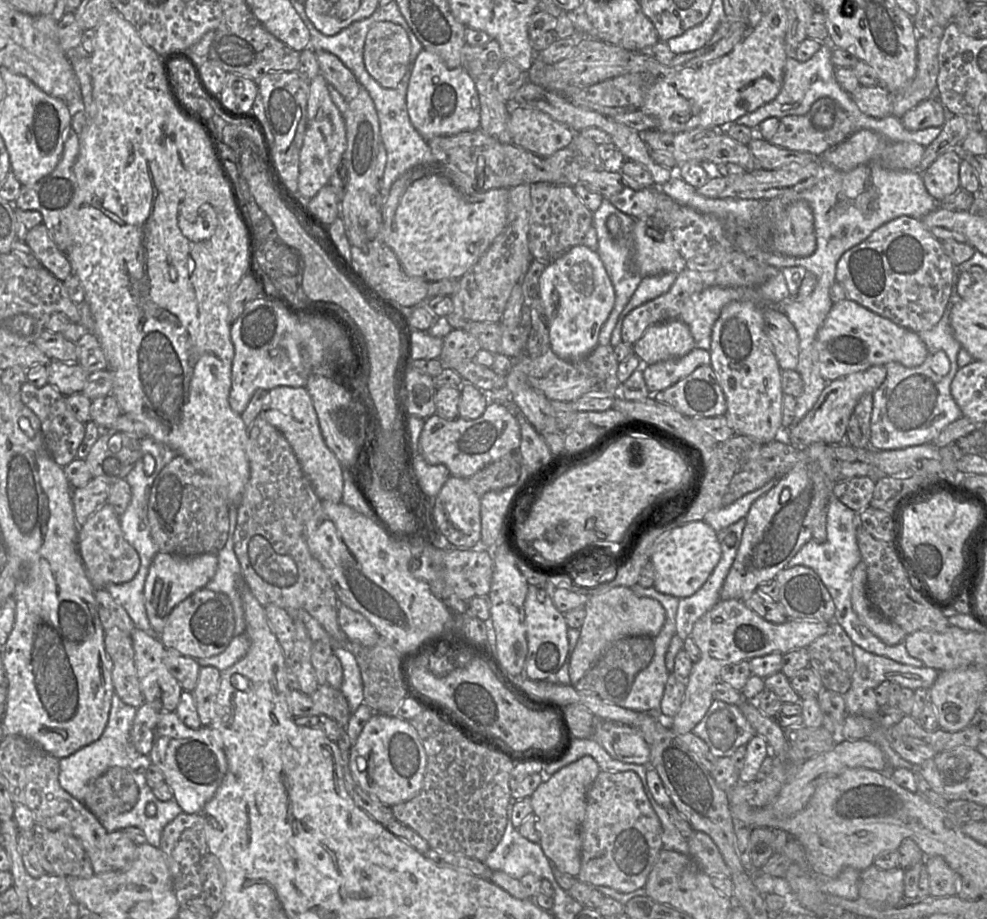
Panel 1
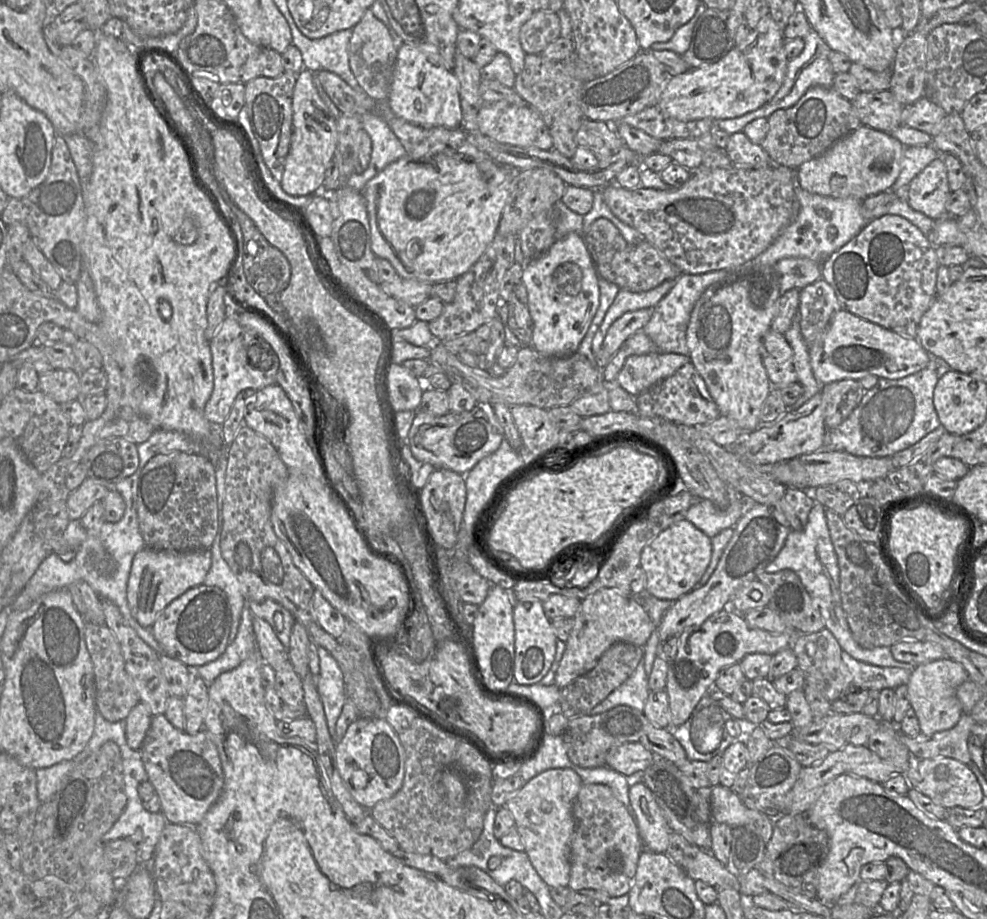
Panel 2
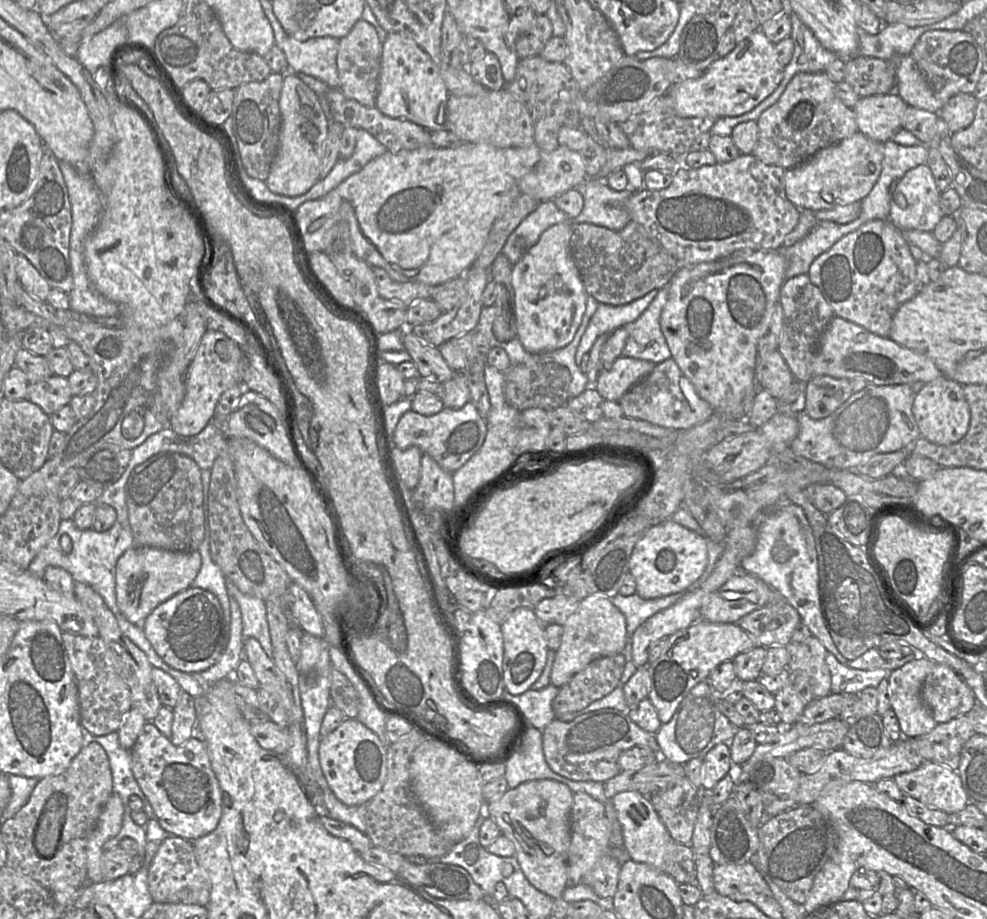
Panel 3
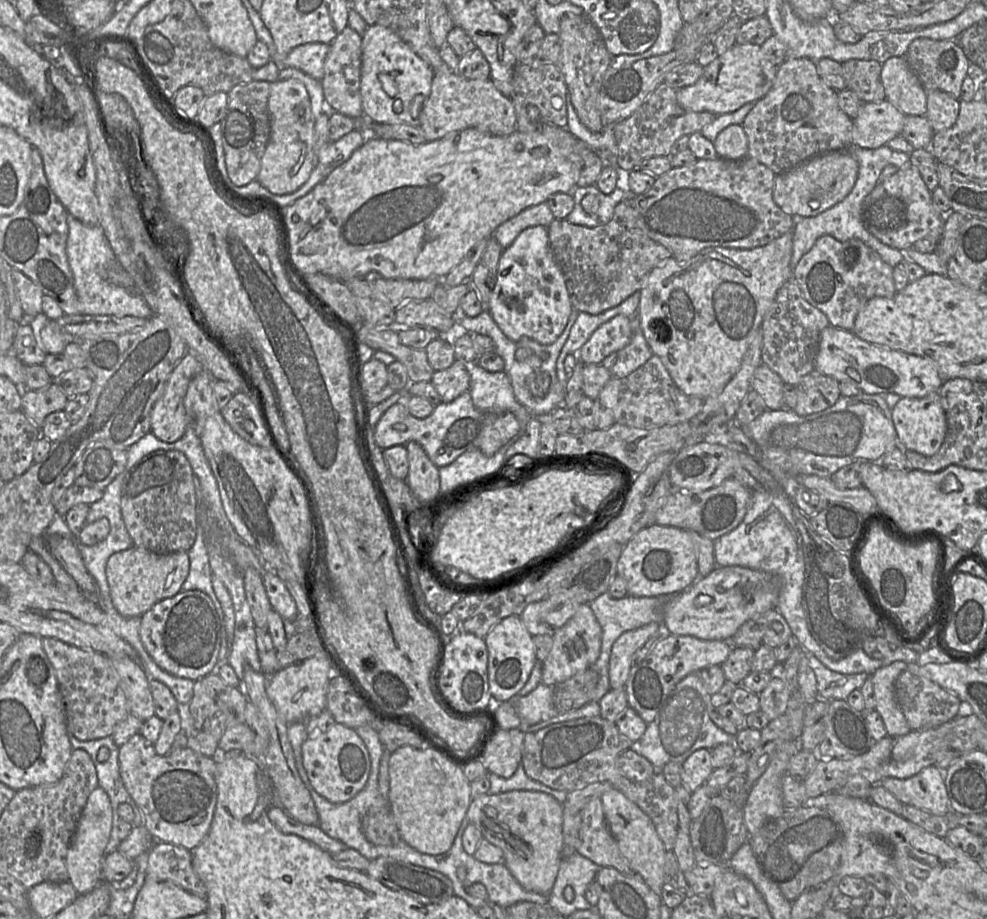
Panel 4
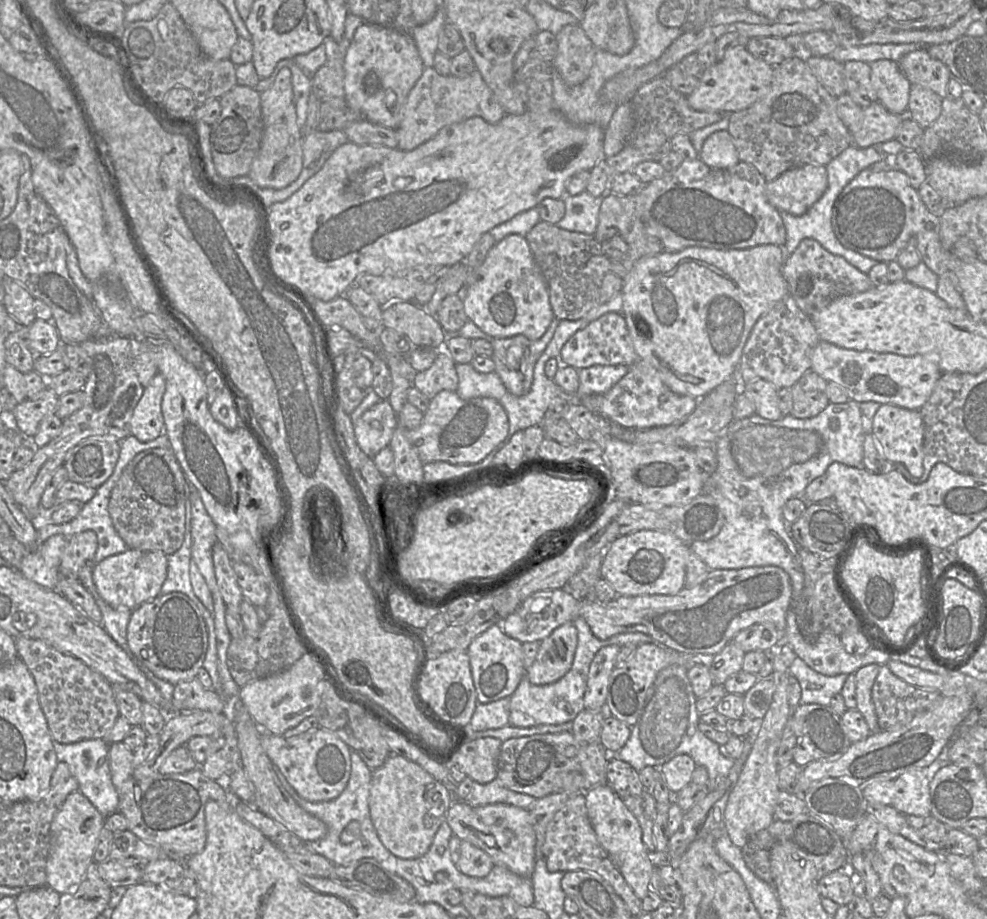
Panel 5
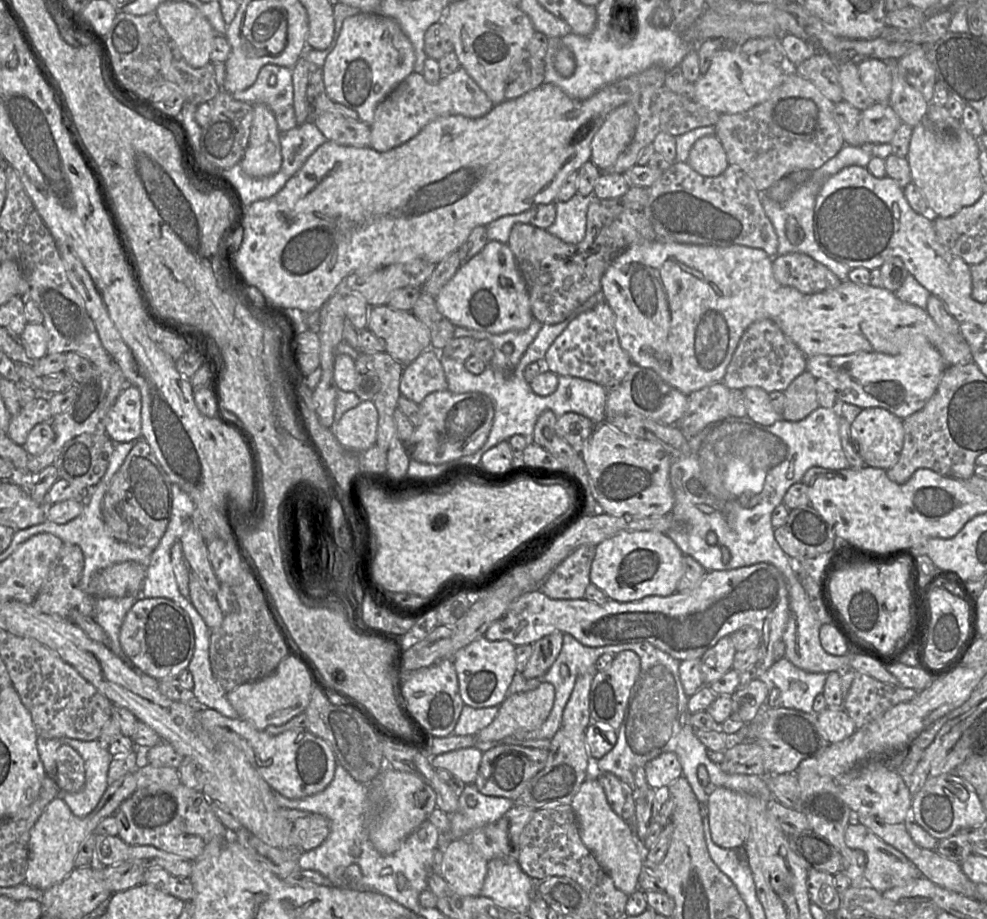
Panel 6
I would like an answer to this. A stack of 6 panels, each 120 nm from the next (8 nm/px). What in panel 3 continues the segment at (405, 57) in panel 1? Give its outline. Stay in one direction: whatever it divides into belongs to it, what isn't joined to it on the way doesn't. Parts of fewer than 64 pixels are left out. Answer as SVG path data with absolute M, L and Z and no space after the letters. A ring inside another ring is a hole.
M361 18L349 33L339 40L336 60L340 80L338 89L346 97L356 100L363 106L375 106L379 87L382 51L383 42L379 39L376 29Z

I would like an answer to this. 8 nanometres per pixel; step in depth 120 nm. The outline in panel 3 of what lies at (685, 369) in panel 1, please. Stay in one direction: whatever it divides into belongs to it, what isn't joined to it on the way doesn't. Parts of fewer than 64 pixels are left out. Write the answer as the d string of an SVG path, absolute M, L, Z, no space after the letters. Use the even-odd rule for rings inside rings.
M620 356L609 370L599 374L594 387L604 400L619 401L633 385L649 375L655 366L650 361Z

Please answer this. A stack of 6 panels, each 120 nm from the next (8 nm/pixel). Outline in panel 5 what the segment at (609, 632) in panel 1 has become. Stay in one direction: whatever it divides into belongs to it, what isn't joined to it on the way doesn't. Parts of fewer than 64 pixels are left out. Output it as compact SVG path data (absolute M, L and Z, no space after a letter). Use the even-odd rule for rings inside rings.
M573 622L556 628L540 642L537 656L527 672L529 682L546 685L561 679L572 666L577 643L577 629Z

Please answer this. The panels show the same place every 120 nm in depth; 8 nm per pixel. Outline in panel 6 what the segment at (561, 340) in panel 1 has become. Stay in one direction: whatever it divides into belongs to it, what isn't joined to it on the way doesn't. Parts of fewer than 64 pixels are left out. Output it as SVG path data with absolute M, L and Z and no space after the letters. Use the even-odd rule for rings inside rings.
M488 241L485 247L461 265L436 297L438 311L455 326L500 334L526 330L534 317L529 293L515 257L507 243Z

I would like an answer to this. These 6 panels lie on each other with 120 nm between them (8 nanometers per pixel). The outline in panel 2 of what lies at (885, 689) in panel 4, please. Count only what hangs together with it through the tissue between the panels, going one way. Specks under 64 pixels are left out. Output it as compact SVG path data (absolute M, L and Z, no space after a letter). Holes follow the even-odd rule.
M948 658L935 660L916 666L906 684L908 700L915 713L920 733L933 734L953 728L963 715L956 696L957 688L968 679L968 674L961 664Z

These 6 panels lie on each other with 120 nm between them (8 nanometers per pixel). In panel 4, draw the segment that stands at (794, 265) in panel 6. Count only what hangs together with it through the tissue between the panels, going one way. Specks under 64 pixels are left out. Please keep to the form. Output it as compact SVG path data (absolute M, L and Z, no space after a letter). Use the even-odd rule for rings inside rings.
M823 235L792 269L792 279L798 284L805 300L827 316L829 325L852 331L857 315L868 301L876 297L890 297L897 292L893 270L863 241L850 239L840 242L830 235Z

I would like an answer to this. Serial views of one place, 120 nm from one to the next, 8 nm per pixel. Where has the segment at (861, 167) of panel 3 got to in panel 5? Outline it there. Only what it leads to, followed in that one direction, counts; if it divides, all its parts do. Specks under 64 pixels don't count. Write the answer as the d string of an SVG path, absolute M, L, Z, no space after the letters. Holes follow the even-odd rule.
M807 164L792 168L766 185L769 203L794 216L805 214L825 193L826 166Z

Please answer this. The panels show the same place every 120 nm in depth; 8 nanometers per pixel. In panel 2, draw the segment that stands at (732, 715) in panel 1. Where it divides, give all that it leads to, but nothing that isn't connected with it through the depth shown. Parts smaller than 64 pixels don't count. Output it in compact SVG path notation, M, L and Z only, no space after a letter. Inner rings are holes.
M704 695L689 718L681 725L670 728L673 736L683 746L687 758L691 761L709 761L721 755L731 744L744 741L747 719L736 719L723 706L709 695Z

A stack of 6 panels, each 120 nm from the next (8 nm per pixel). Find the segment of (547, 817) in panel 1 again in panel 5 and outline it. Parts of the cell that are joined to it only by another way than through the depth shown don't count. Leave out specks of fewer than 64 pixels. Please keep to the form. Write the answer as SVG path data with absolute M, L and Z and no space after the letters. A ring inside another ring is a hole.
M455 800L447 812L445 822L451 828L453 836L486 852L494 864L501 865L519 876L531 877L536 864L537 820L538 817L528 808L503 803L474 807L462 800Z

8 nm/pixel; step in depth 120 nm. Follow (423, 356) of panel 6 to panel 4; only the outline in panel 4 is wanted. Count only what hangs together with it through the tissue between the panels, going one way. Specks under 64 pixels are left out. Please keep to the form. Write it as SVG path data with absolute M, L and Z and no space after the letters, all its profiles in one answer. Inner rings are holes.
M459 360L447 369L435 371L430 380L442 402L451 402L470 388L467 365Z

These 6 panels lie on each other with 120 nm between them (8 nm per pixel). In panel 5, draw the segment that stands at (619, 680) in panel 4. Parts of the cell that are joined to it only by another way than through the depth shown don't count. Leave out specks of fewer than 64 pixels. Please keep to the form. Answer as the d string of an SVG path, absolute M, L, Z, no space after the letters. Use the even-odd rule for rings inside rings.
M617 645L605 646L594 656L589 667L584 693L586 710L600 710L605 704L610 676L616 666L616 658L620 649Z

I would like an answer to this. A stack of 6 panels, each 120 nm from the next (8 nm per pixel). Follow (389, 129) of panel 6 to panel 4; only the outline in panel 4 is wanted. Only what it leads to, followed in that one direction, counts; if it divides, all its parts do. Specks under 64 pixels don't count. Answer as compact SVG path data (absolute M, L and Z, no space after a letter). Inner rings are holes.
M435 72L431 92L422 106L416 127L422 130L427 142L467 128L508 136L517 131L517 116L511 98L503 95L490 79L468 80L455 72Z

